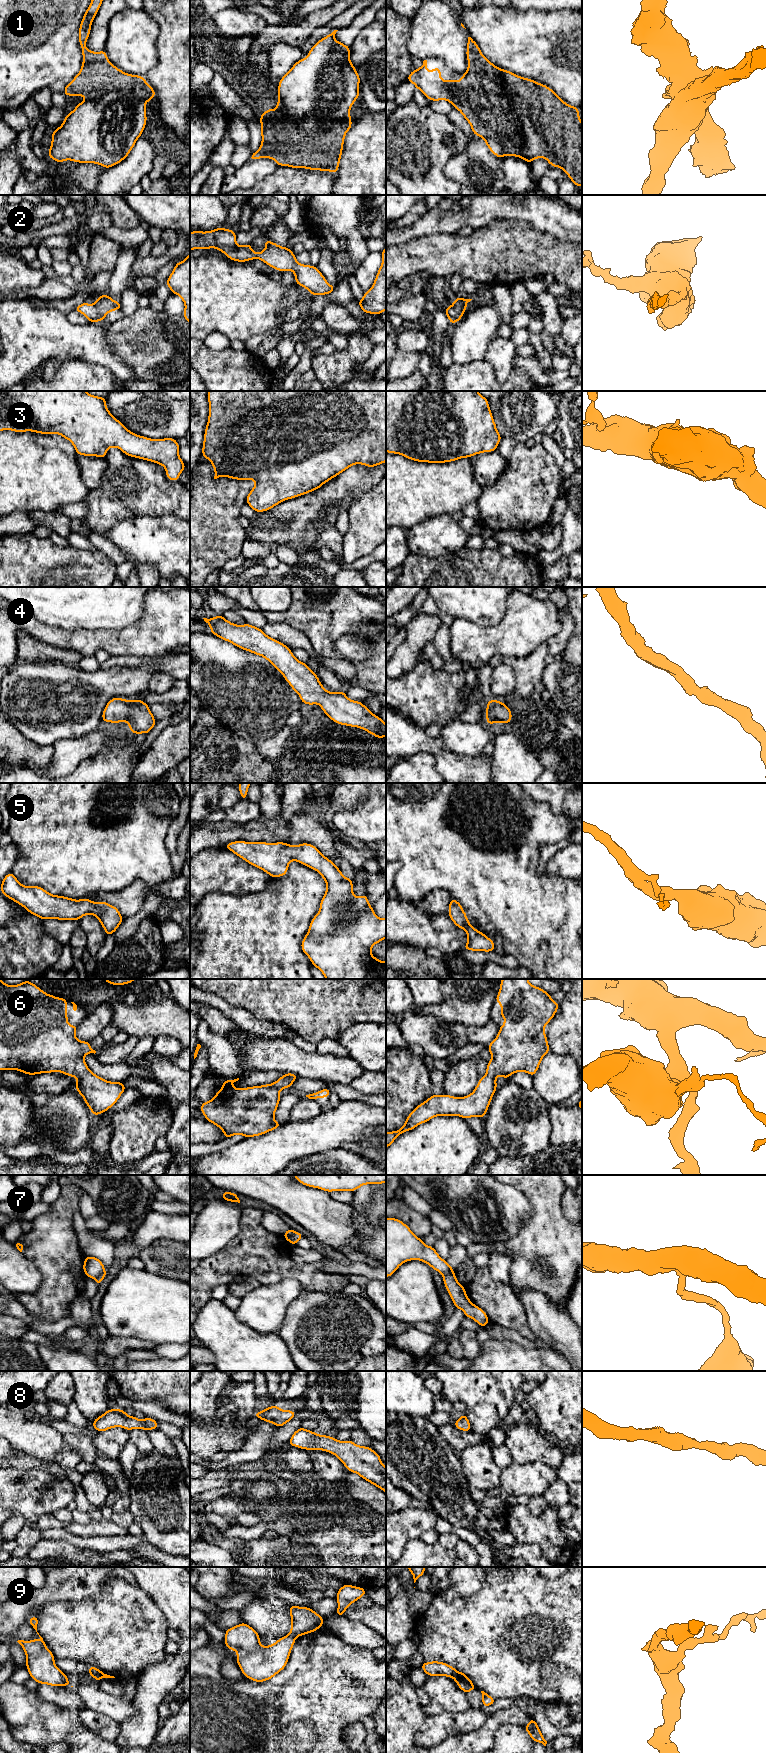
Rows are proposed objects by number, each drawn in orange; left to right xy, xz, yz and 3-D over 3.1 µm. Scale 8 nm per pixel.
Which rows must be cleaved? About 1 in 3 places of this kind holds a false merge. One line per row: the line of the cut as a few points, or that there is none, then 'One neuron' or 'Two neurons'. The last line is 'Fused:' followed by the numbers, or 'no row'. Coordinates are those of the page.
1: Split along xz (278, 94), (287, 115), (317, 125), (329, 125), (348, 111). Two neurons
2: No split. One neuron
3: No split. One neuron
4: No split. One neuron
5: No split. One neuron
6: No split. One neuron
7: Split along xy (104, 1270), (95, 1279). Two neurons
8: No split. One neuron
9: Split along xy (88, 1670), (94, 1670), (100, 1678). Two neurons
Fused: 1, 7, 9

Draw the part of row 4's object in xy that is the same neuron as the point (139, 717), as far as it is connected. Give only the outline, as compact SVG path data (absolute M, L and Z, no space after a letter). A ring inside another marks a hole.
M118 697L112 698L106 704L102 722L127 722L129 731L133 734L148 734L157 723L149 705L141 699L129 701Z

